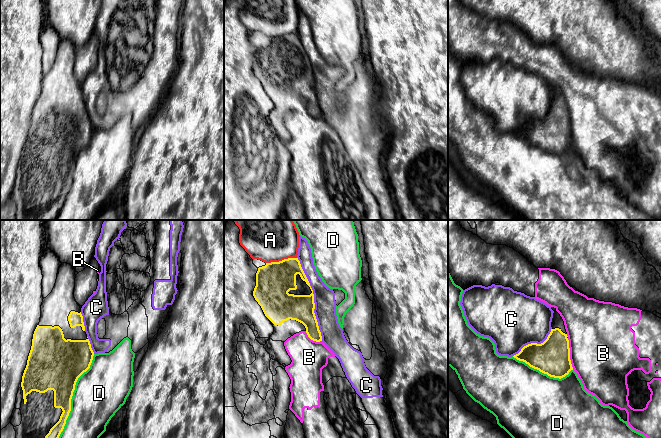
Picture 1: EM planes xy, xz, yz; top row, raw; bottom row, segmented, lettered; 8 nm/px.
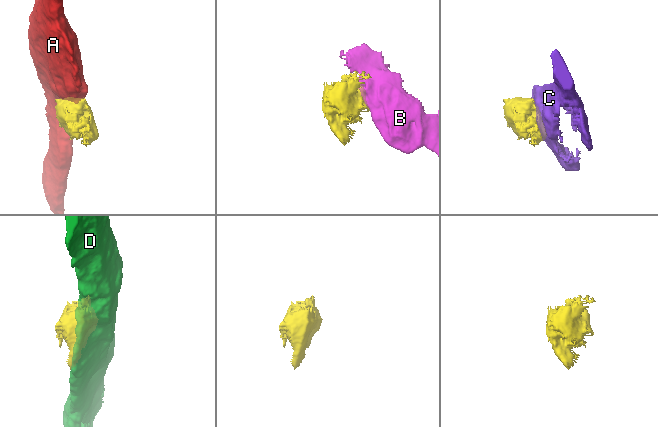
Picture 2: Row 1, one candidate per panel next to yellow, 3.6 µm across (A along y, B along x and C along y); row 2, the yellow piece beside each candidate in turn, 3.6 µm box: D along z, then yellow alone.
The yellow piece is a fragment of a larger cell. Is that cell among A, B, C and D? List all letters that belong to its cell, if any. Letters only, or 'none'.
none

